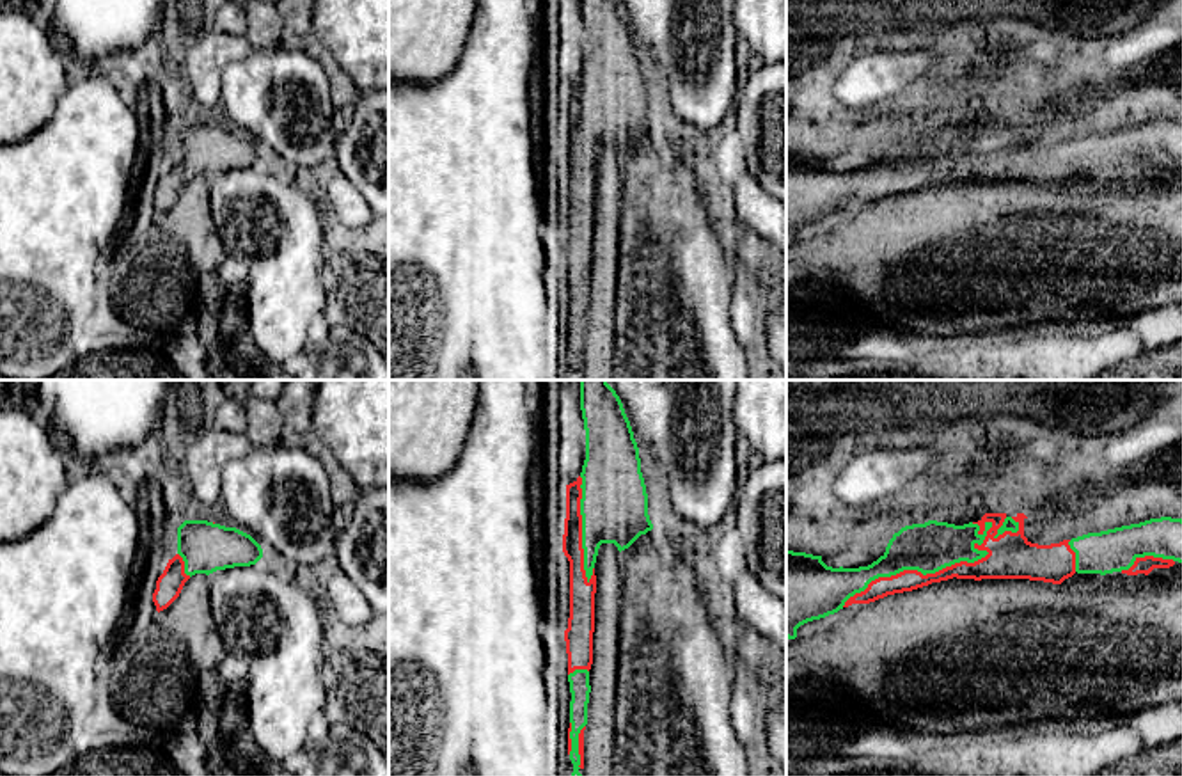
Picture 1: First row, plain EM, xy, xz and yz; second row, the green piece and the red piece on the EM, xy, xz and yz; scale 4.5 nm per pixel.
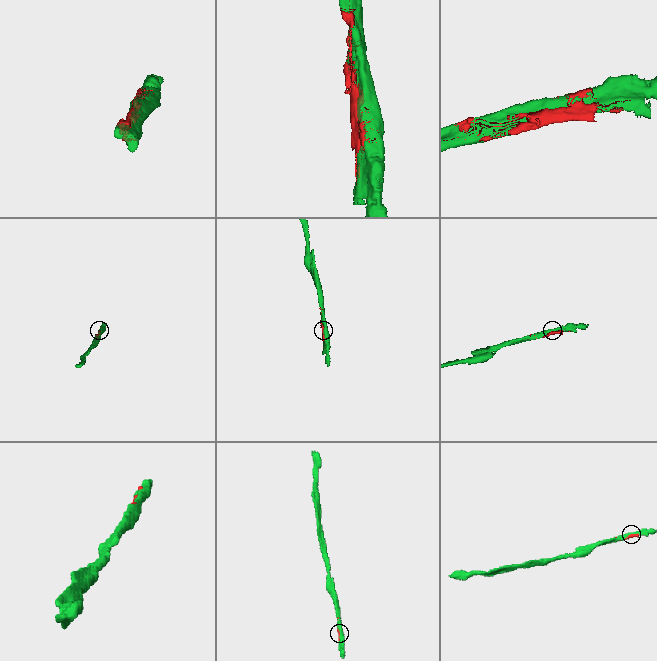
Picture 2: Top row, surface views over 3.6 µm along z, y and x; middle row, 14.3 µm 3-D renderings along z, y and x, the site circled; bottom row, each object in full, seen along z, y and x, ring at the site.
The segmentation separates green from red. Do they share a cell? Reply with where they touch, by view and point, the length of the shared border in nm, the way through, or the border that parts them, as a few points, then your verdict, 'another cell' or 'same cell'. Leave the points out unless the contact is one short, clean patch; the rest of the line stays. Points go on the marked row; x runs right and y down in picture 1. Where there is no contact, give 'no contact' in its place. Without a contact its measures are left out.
contact yz (932, 572); length 800 nm; same cell

